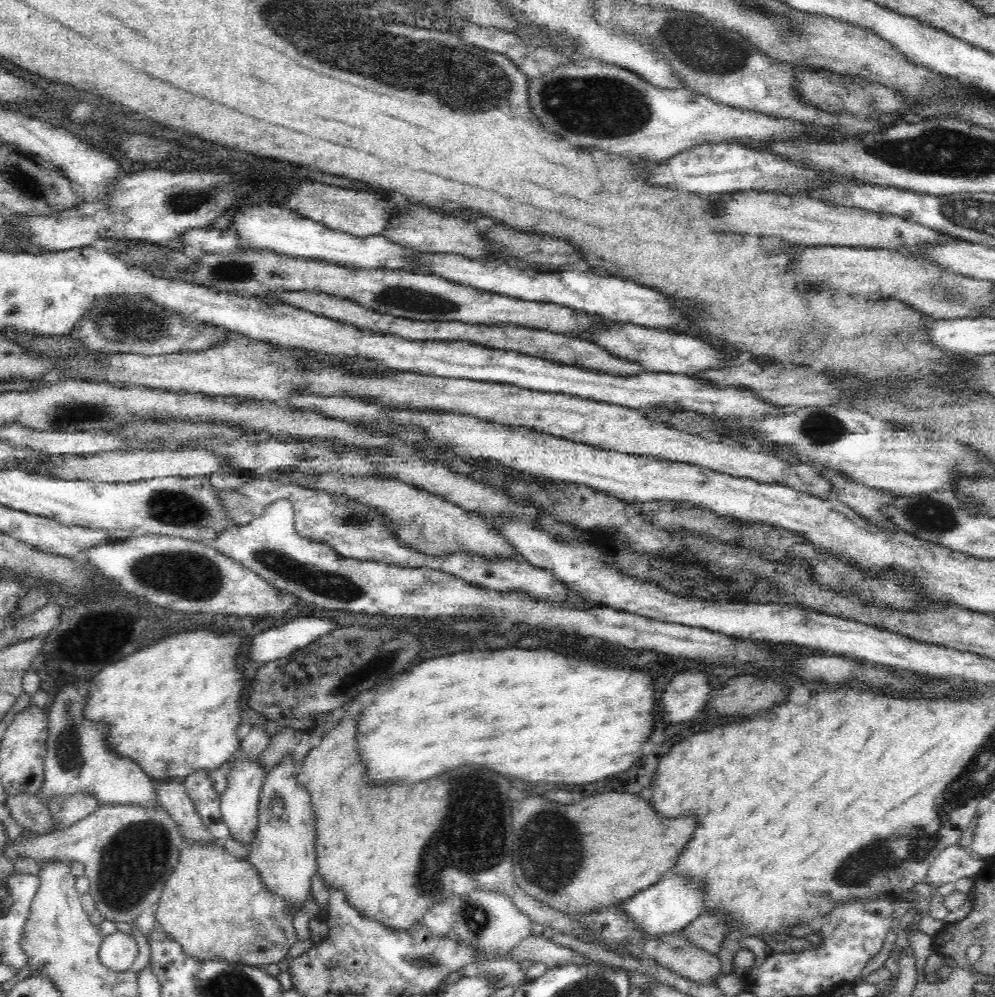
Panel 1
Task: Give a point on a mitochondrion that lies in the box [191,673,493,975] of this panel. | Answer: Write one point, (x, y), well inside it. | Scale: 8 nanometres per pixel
(430, 961)

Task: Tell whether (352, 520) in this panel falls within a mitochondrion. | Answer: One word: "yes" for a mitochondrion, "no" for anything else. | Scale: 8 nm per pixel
yes

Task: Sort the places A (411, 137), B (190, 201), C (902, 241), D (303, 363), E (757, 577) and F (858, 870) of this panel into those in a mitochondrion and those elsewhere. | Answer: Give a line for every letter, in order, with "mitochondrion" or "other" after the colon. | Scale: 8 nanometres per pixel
A: other
B: mitochondrion
C: other
D: other
E: mitochondrion
F: mitochondrion

